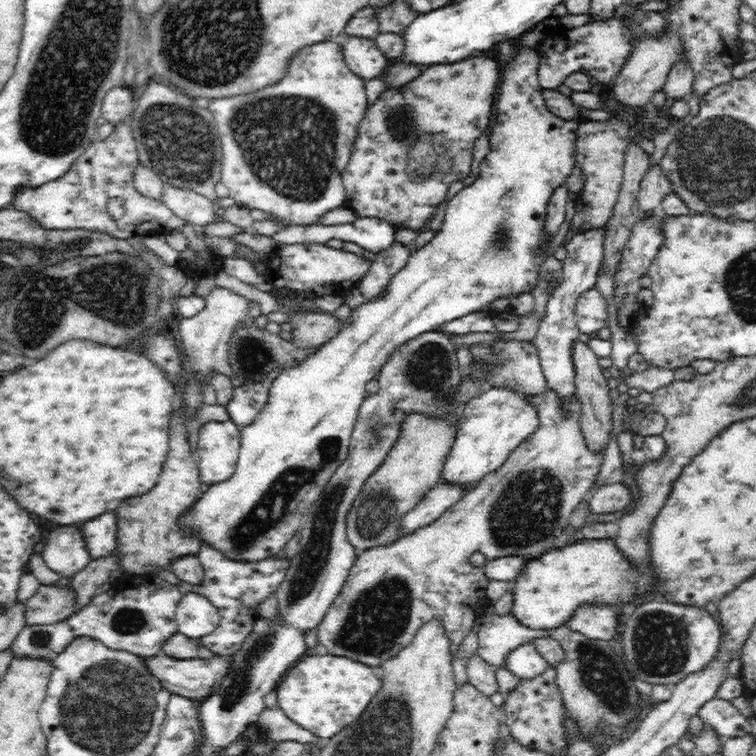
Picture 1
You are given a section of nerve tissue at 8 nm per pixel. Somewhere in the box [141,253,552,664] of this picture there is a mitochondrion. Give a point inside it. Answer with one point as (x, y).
(279, 502)

